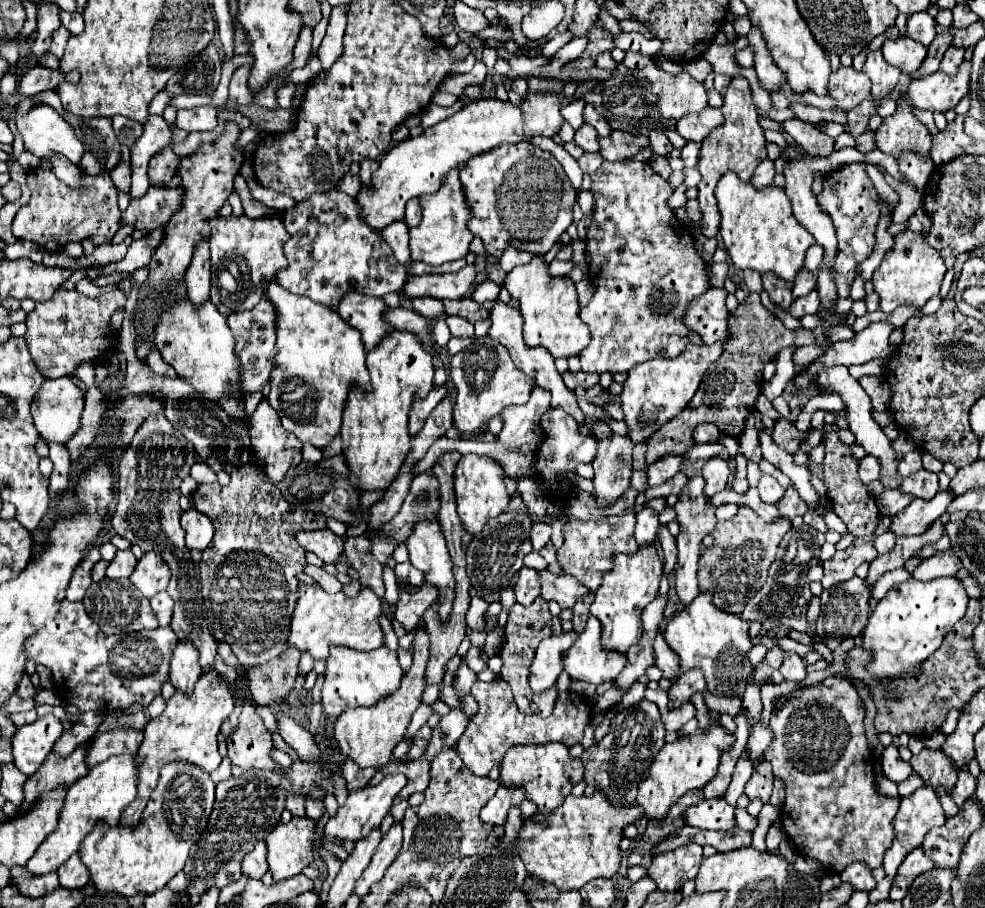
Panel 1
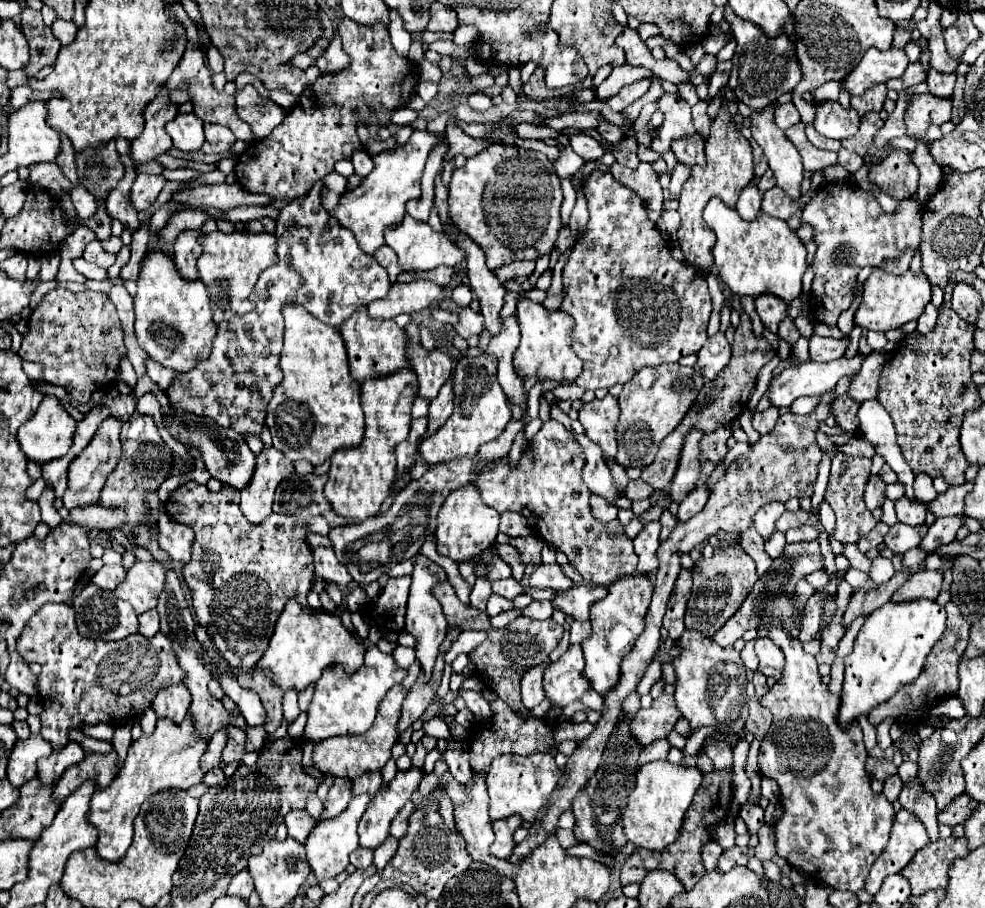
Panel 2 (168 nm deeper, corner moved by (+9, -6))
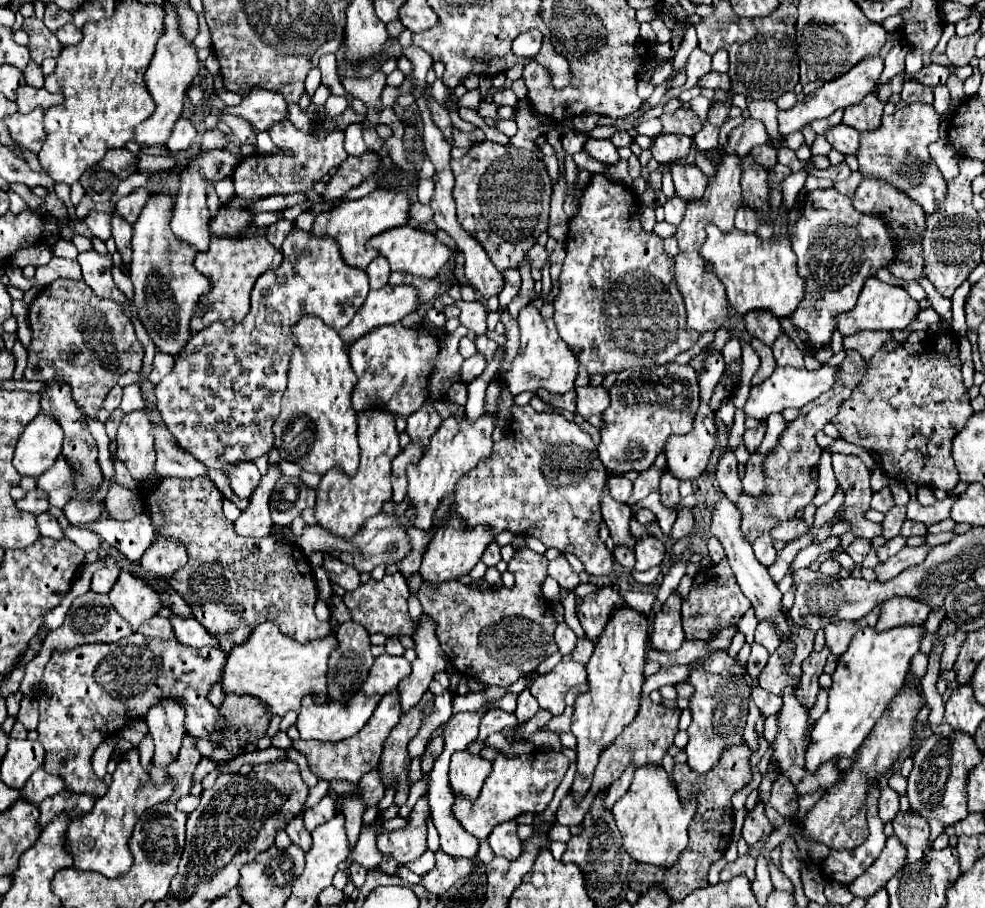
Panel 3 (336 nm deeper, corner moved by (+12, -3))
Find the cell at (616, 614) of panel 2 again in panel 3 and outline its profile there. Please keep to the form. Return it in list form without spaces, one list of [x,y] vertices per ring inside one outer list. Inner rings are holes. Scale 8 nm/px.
[[[620,608],[612,614],[600,642],[586,666],[588,692],[580,694],[574,704],[572,734],[576,736],[576,776],[570,788],[574,802],[580,802],[592,784],[592,776],[598,764],[598,756],[622,734],[622,730],[634,720],[640,708],[640,688],[644,684],[644,654],[648,640],[646,616],[634,608]]]

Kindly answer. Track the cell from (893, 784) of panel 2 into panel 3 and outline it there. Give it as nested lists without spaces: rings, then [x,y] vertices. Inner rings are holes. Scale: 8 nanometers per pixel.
[[[890,786],[882,790],[878,808],[880,808],[880,818],[882,818],[884,824],[892,822],[896,818],[896,814],[898,814],[898,794]]]

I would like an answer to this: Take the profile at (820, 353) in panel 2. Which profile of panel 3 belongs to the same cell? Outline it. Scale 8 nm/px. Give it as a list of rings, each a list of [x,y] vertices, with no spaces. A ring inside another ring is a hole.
[[[866,330],[856,336],[846,336],[844,338],[844,348],[856,348],[864,360],[870,360],[870,356],[888,340],[892,340],[892,332],[876,332],[876,330]]]

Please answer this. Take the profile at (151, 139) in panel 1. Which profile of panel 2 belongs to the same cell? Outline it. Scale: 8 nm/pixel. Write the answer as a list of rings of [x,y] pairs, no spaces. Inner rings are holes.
[[[163,87],[159,95],[145,107],[145,129],[143,133],[131,141],[131,159],[135,163],[135,169],[139,169],[143,163],[153,161],[157,155],[167,153],[173,145],[171,137],[165,131],[165,125],[177,115],[177,105],[169,101],[169,89]]]

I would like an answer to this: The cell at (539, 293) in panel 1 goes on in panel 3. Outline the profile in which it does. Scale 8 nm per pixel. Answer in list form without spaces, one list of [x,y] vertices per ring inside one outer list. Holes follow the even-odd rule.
[[[530,304],[520,310],[518,324],[520,324],[520,350],[510,370],[504,374],[508,390],[514,396],[520,392],[538,392],[538,390],[548,390],[550,394],[566,394],[574,390],[578,364],[568,344],[558,336],[554,320],[544,320],[538,308]]]

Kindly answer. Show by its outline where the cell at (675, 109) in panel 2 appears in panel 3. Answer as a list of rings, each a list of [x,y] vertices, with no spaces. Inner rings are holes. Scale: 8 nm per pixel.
[[[664,134],[654,142],[652,158],[660,164],[664,162],[676,162],[680,158],[686,158],[690,152],[690,138],[684,134]]]

